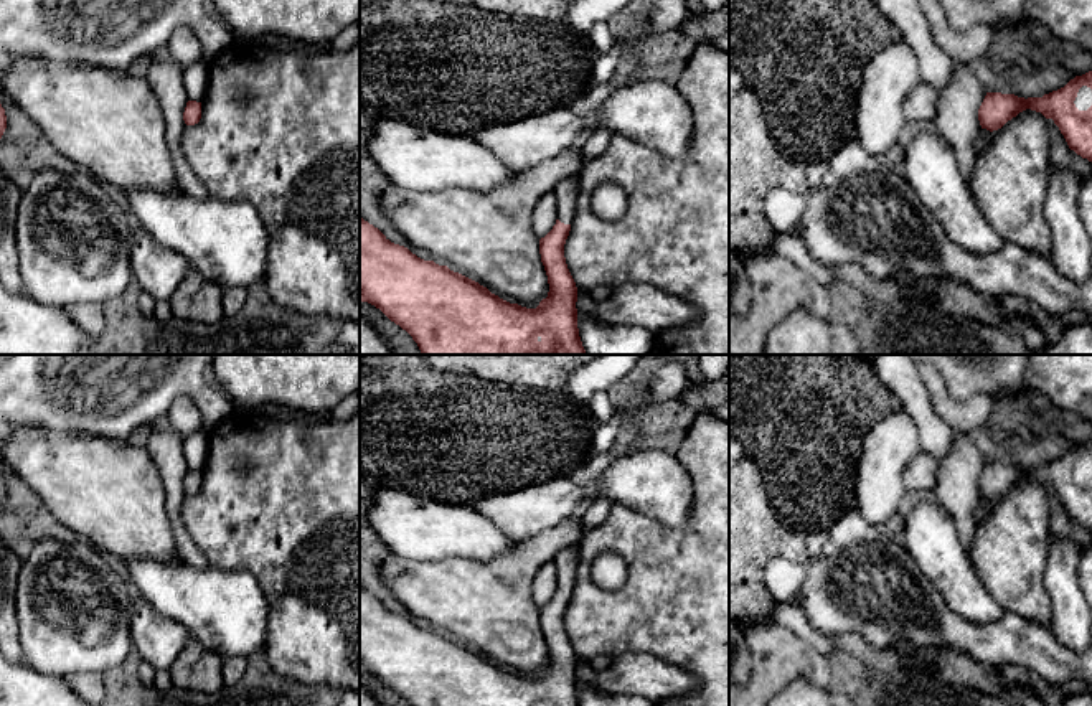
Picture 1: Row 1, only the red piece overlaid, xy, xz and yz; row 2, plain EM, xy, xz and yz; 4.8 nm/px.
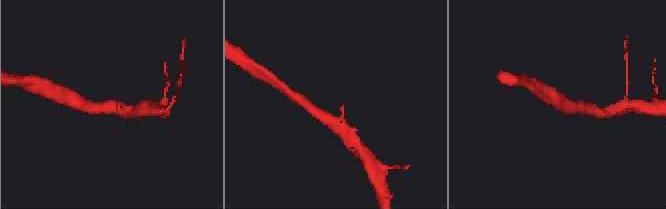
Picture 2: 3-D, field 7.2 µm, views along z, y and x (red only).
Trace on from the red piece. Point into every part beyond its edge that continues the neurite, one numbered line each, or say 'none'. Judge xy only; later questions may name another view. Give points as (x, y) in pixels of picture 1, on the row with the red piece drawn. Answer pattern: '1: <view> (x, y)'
none

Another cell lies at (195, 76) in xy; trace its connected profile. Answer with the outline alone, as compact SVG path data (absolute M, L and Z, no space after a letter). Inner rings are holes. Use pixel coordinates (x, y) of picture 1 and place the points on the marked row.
M200 59L181 69L181 81L188 94L188 101L201 102L208 87L208 63Z

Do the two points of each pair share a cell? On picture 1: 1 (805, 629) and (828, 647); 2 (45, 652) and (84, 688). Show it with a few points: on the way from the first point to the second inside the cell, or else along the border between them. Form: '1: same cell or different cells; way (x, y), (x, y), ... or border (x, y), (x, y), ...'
1: same cell; way (810, 634), (823, 644)
2: different cells; border (101, 673), (71, 673), (63, 677)

